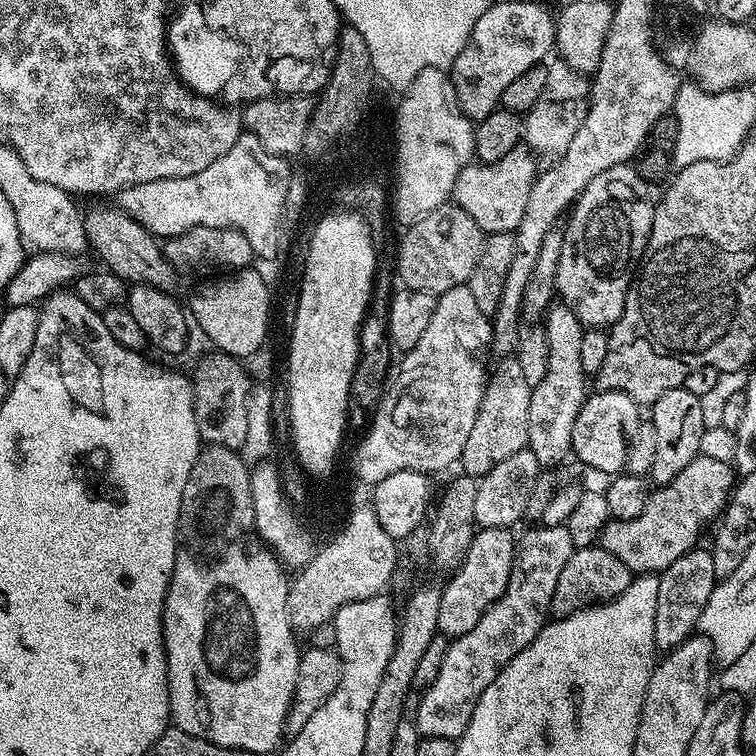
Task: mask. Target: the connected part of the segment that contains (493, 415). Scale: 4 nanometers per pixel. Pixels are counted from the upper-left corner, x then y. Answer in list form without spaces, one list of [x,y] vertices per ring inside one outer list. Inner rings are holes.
[[[504,358],[499,361],[500,369],[489,375],[484,385],[482,402],[478,406],[478,418],[474,418],[474,427],[470,430],[470,438],[466,438],[466,446],[462,446],[458,464],[463,475],[481,477],[498,462],[510,458],[510,454],[518,454],[528,446],[530,434],[530,394],[532,387],[522,378],[522,370],[515,358]]]

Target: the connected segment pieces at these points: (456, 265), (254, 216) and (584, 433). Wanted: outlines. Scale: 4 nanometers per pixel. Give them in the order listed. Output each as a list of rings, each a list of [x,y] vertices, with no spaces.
[[[454,202],[443,204],[438,210],[430,210],[426,218],[407,225],[400,249],[394,252],[394,268],[401,285],[410,290],[429,292],[437,298],[446,290],[467,285],[470,274],[482,254],[486,233]]]
[[[242,134],[206,170],[186,178],[142,182],[118,193],[118,206],[157,238],[177,236],[198,226],[237,228],[250,242],[253,257],[262,260],[276,248],[276,222],[280,204],[286,204],[285,183],[292,178],[287,159],[267,152],[251,134]]]
[[[593,391],[584,401],[582,410],[574,422],[572,435],[572,456],[584,464],[585,469],[607,474],[619,474],[624,471],[628,443],[634,430],[642,423],[641,405],[634,402],[625,392]]]

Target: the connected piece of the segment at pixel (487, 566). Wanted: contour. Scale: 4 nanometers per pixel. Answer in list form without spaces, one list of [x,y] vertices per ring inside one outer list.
[[[480,528],[470,542],[470,550],[466,550],[466,558],[455,572],[447,577],[448,585],[443,585],[438,606],[439,635],[455,638],[462,634],[470,634],[474,626],[478,626],[478,618],[482,618],[484,611],[498,599],[506,590],[510,582],[510,570],[516,557],[517,537],[512,528]]]

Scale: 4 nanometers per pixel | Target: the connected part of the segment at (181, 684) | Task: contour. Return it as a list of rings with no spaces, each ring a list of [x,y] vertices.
[[[237,543],[237,544],[236,544],[236,545],[235,545],[235,546],[232,546],[232,547],[236,547],[236,546],[237,546],[237,548],[232,548],[232,549],[230,549],[230,550],[229,550],[229,552],[228,552],[228,553],[226,553],[226,554],[225,554],[225,556],[224,556],[224,557],[222,557],[222,558],[221,558],[221,560],[216,560],[216,561],[214,561],[214,562],[213,562],[213,564],[203,564],[203,562],[202,562],[202,561],[200,561],[200,560],[191,560],[191,558],[190,558],[190,557],[188,557],[188,556],[184,556],[184,555],[181,555],[181,556],[180,556],[180,557],[179,557],[179,559],[177,559],[177,562],[176,562],[176,565],[175,565],[175,566],[174,566],[174,570],[173,570],[173,571],[172,571],[172,577],[171,577],[171,578],[170,578],[170,582],[169,582],[169,583],[168,583],[168,589],[167,589],[167,590],[166,590],[166,598],[165,598],[165,599],[164,599],[164,649],[165,649],[165,650],[166,650],[166,662],[167,662],[167,663],[168,663],[168,697],[169,697],[169,698],[170,698],[170,706],[169,706],[169,707],[168,707],[168,711],[169,711],[169,713],[170,713],[170,720],[171,720],[171,723],[172,723],[172,724],[173,724],[173,725],[175,725],[175,727],[177,727],[177,728],[181,728],[181,729],[182,729],[182,730],[183,730],[183,732],[185,732],[185,733],[186,733],[186,734],[194,734],[194,735],[195,735],[195,736],[197,736],[197,737],[198,737],[198,738],[202,738],[202,739],[203,739],[203,740],[205,740],[205,741],[206,741],[206,742],[214,742],[214,743],[215,743],[215,744],[217,744],[217,745],[218,745],[218,746],[226,746],[226,747],[227,747],[227,748],[237,748],[237,749],[238,749],[238,750],[246,750],[246,751],[247,751],[247,752],[248,752],[248,753],[249,753],[249,754],[256,754],[256,752],[272,752],[272,751],[273,751],[273,752],[272,752],[272,753],[275,753],[275,752],[276,752],[276,751],[277,751],[277,749],[279,749],[279,748],[280,748],[280,747],[281,747],[281,744],[282,744],[282,739],[281,739],[281,740],[280,740],[280,735],[282,735],[282,734],[283,734],[283,735],[285,735],[285,732],[286,732],[286,721],[287,721],[287,719],[288,719],[288,711],[289,711],[289,710],[290,710],[290,706],[291,706],[291,705],[292,705],[292,699],[293,699],[293,698],[294,698],[294,690],[295,690],[295,689],[296,689],[296,683],[297,683],[297,682],[298,682],[298,666],[299,666],[299,665],[300,665],[300,654],[301,654],[301,651],[302,651],[302,648],[301,648],[301,645],[299,645],[299,646],[298,646],[298,645],[296,645],[296,639],[298,639],[298,636],[297,636],[297,633],[296,633],[296,632],[295,632],[295,631],[294,631],[294,629],[293,629],[293,626],[292,626],[292,623],[291,623],[291,622],[290,622],[290,618],[289,618],[289,617],[288,617],[288,586],[289,586],[289,583],[290,583],[290,580],[289,580],[289,577],[287,577],[287,578],[286,578],[286,577],[284,577],[284,572],[285,572],[285,573],[286,573],[286,568],[285,568],[285,565],[283,565],[283,564],[281,564],[281,563],[280,563],[280,561],[279,561],[279,560],[277,560],[277,559],[276,559],[276,557],[275,557],[275,555],[273,555],[273,553],[272,553],[272,552],[271,552],[271,551],[269,551],[269,549],[268,549],[268,548],[267,548],[267,547],[264,547],[264,546],[261,546],[261,545],[260,545],[260,544],[259,544],[259,543],[256,543],[256,544],[257,544],[257,545],[256,545],[256,544],[240,544],[240,545],[239,545],[239,544],[240,544],[240,543]]]

